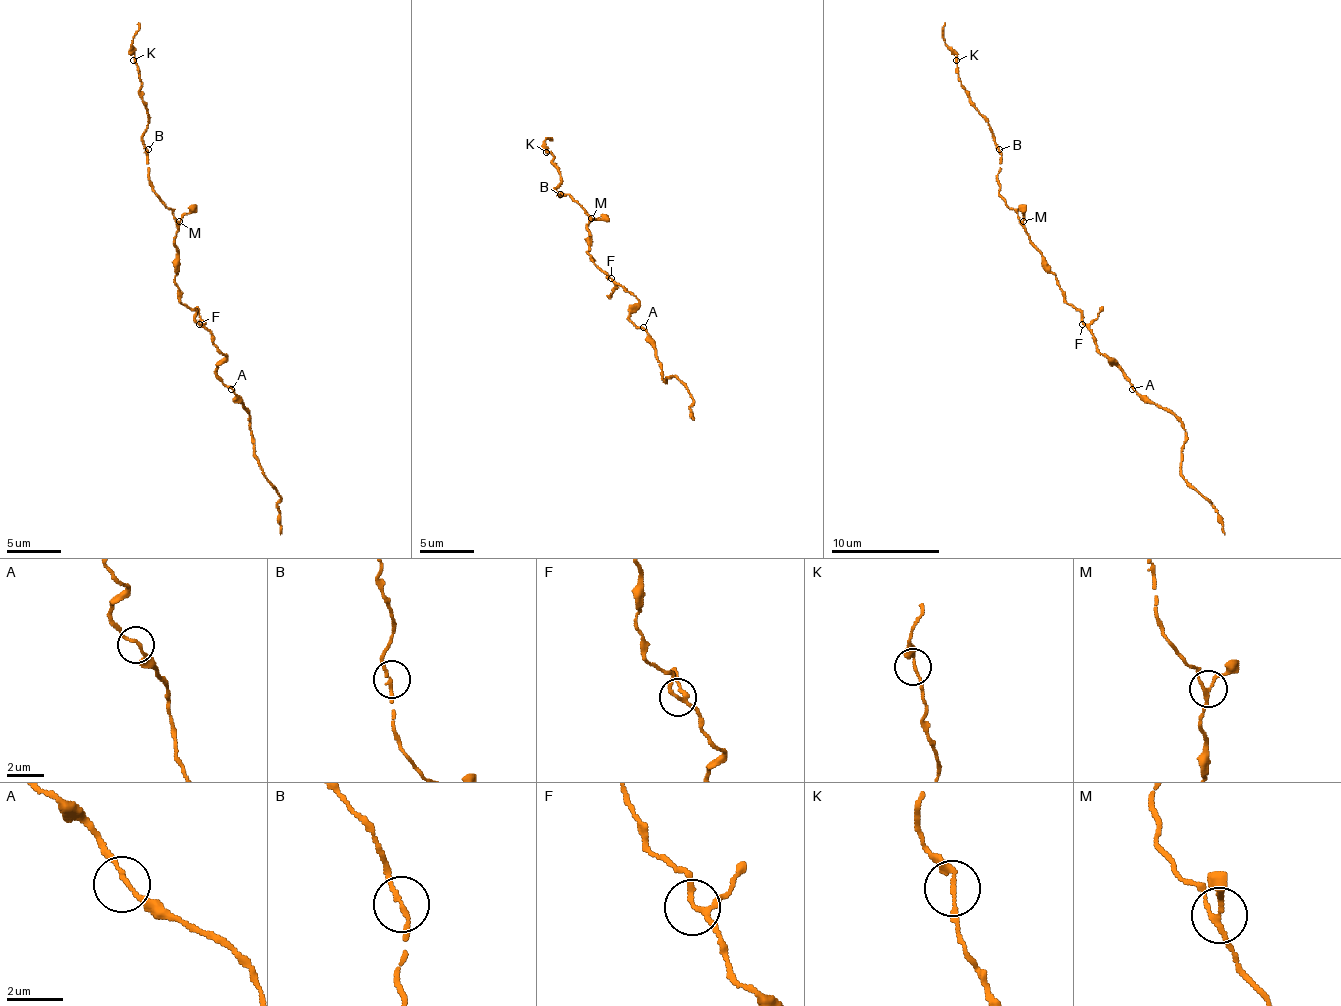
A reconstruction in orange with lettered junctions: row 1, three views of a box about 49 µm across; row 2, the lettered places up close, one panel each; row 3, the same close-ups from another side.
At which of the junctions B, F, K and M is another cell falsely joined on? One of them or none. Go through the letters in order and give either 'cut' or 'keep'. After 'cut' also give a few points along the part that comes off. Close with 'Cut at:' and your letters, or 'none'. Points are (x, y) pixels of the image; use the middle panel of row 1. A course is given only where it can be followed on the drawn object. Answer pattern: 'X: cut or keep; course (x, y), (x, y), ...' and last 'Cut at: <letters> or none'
B: keep
F: keep
K: keep
M: keep
Cut at: none

